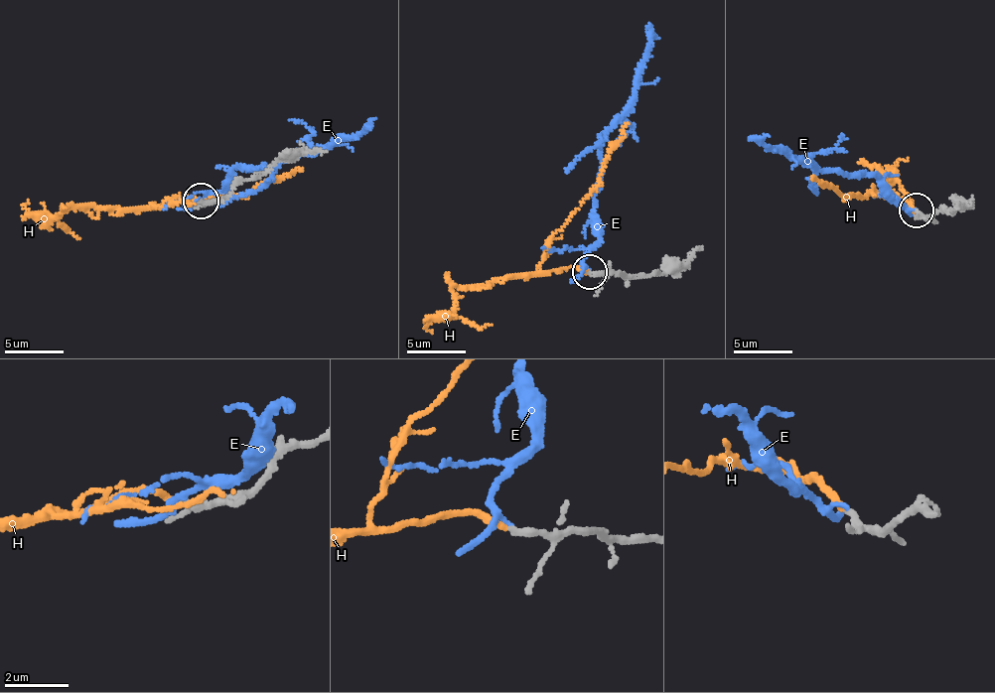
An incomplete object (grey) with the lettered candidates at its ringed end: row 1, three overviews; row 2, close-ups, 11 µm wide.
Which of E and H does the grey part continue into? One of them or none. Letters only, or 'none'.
H

